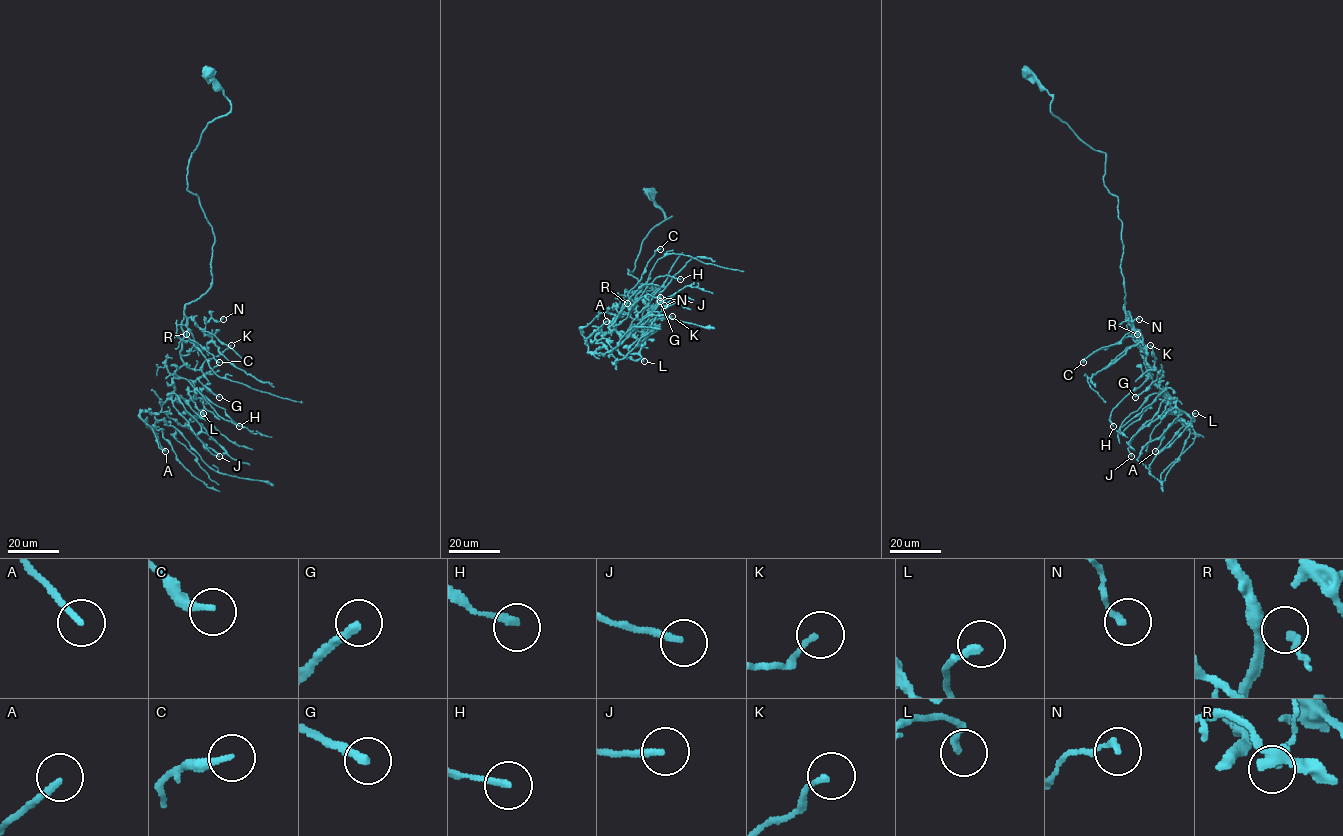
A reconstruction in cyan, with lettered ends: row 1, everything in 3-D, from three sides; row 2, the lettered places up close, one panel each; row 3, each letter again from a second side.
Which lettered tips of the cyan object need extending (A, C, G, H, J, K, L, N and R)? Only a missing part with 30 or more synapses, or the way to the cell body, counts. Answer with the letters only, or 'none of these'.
G

